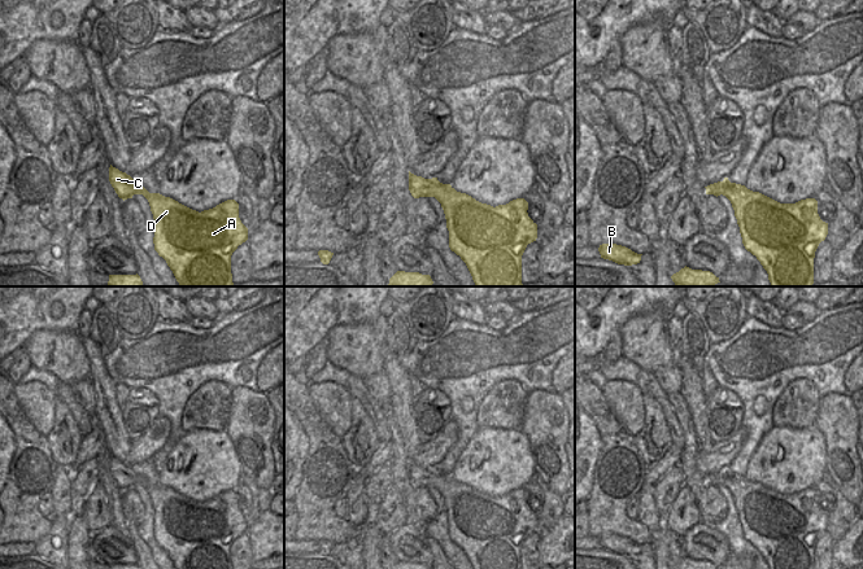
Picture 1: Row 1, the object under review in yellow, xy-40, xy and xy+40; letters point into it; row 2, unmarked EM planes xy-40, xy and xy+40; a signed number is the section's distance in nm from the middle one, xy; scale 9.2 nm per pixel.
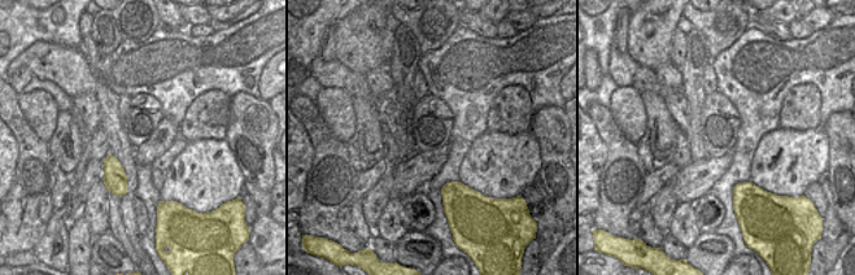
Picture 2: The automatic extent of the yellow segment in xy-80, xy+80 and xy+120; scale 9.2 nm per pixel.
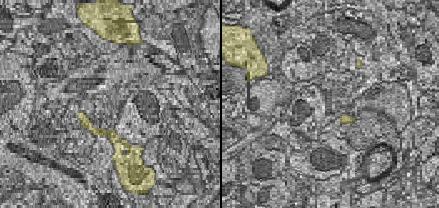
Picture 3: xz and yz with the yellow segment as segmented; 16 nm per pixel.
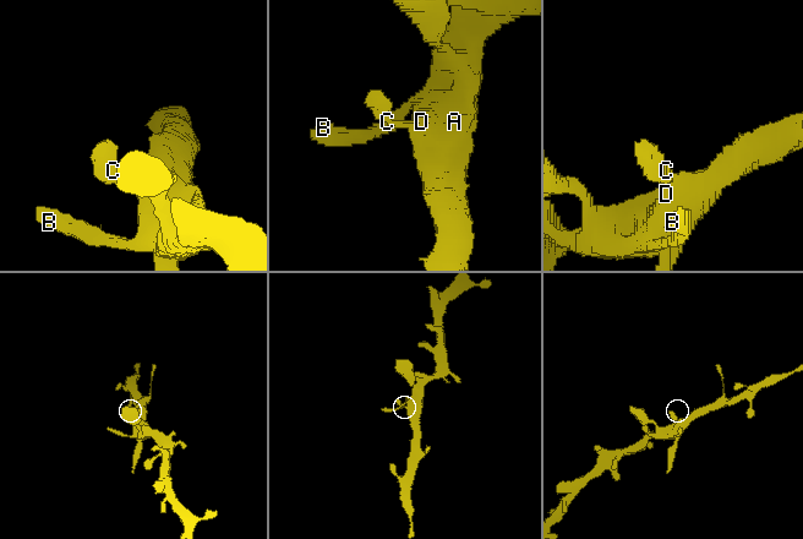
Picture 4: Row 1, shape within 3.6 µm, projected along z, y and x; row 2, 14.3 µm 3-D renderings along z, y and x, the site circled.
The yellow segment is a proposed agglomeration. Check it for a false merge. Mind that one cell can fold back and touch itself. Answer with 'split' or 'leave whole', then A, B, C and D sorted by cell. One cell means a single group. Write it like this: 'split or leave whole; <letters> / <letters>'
leave whole; A B C D

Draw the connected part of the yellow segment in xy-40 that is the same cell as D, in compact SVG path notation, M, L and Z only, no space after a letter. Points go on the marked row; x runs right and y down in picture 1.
M110 165L109 181L123 201L143 194L154 219L154 250L173 271L179 286L232 286L231 255L248 240L248 228L239 218L239 203L227 200L201 213L160 193L149 193L126 172Z

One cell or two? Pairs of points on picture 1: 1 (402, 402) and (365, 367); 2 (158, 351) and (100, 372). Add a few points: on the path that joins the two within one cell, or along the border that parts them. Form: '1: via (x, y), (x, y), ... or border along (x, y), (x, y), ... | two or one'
1: border along (382, 345), (383, 370) | two
2: border along (103, 357), (105, 371), (116, 384) | two

